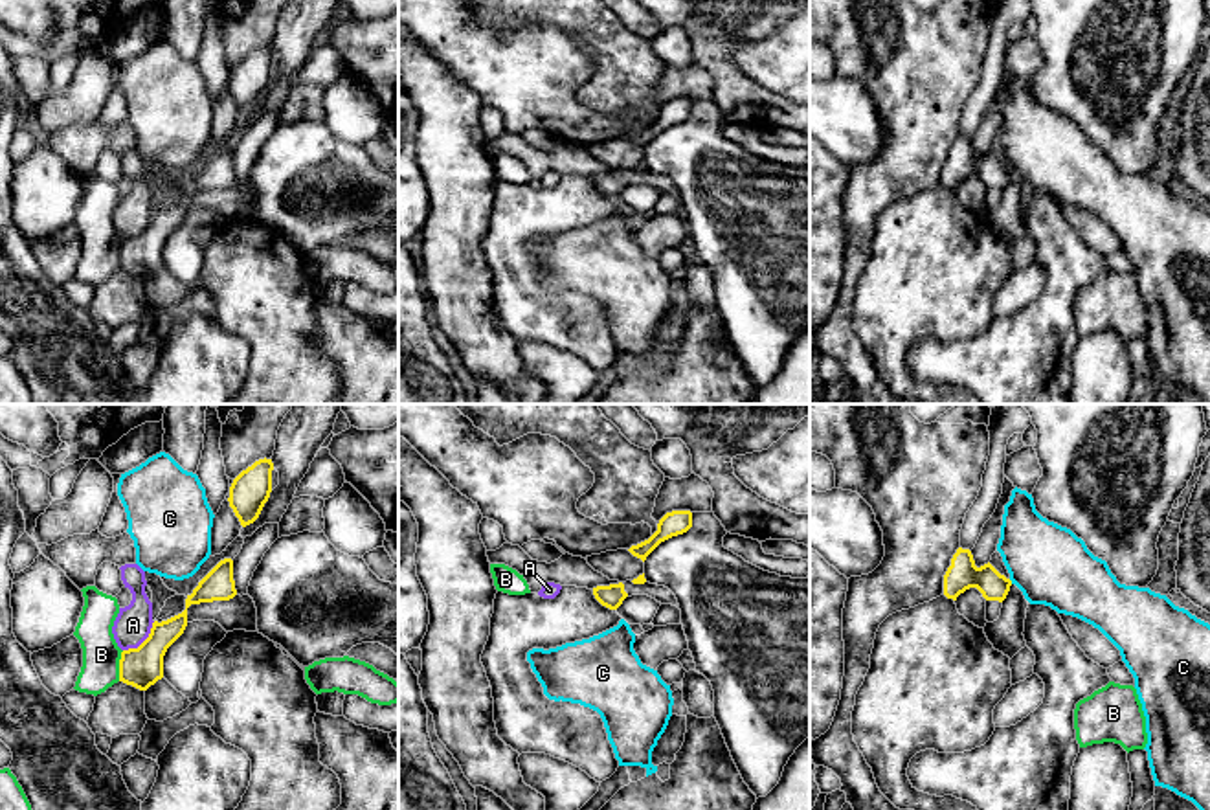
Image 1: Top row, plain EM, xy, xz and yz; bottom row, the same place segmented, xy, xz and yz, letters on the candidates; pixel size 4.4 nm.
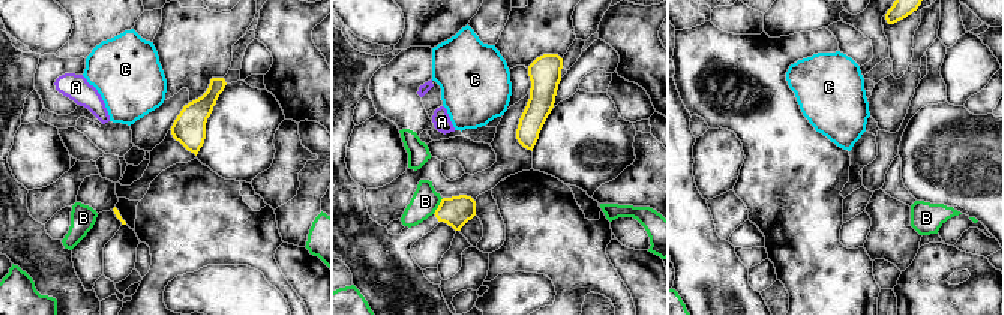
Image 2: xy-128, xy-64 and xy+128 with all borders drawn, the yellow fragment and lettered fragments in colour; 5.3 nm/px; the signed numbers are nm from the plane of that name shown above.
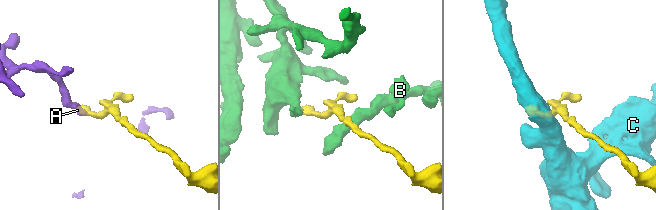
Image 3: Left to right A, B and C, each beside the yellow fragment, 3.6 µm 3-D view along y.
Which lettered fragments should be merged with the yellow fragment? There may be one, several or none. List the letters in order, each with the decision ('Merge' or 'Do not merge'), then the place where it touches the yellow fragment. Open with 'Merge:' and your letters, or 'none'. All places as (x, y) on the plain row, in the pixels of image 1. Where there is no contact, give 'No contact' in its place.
Merge: none
A: Do not merge. Touches yellow at xy (144, 230)
B: Do not merge. Touches yellow at xy (120, 254)
C: Do not merge. Touches yellow at yz (1010, 169)

